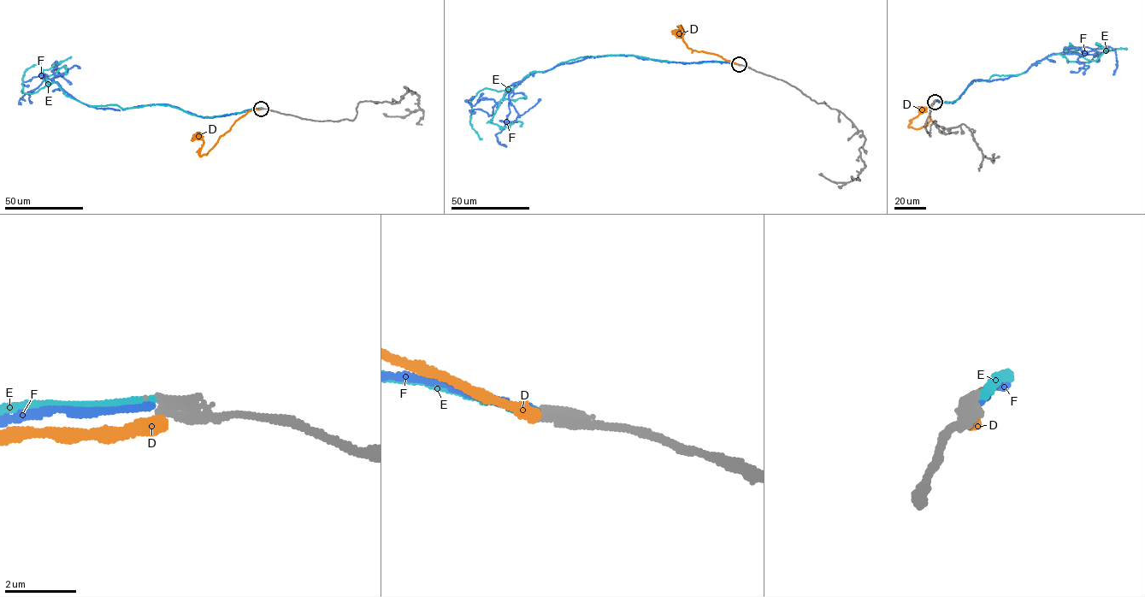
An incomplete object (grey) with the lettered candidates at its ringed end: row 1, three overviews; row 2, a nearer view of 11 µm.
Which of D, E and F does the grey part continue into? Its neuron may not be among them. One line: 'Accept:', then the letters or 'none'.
Accept: none

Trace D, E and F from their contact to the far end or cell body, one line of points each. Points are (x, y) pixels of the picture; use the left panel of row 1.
D: (261, 109), (249, 110), (239, 118), (206, 154), (200, 156), (203, 142), (198, 135)
E: (261, 108), (210, 117), (169, 105), (91, 106), (66, 96), (55, 81), (22, 92), (24, 72), (40, 62)
F: (261, 108), (211, 117), (168, 104), (96, 108), (51, 79), (67, 71), (56, 61), (52, 66), (72, 84)

